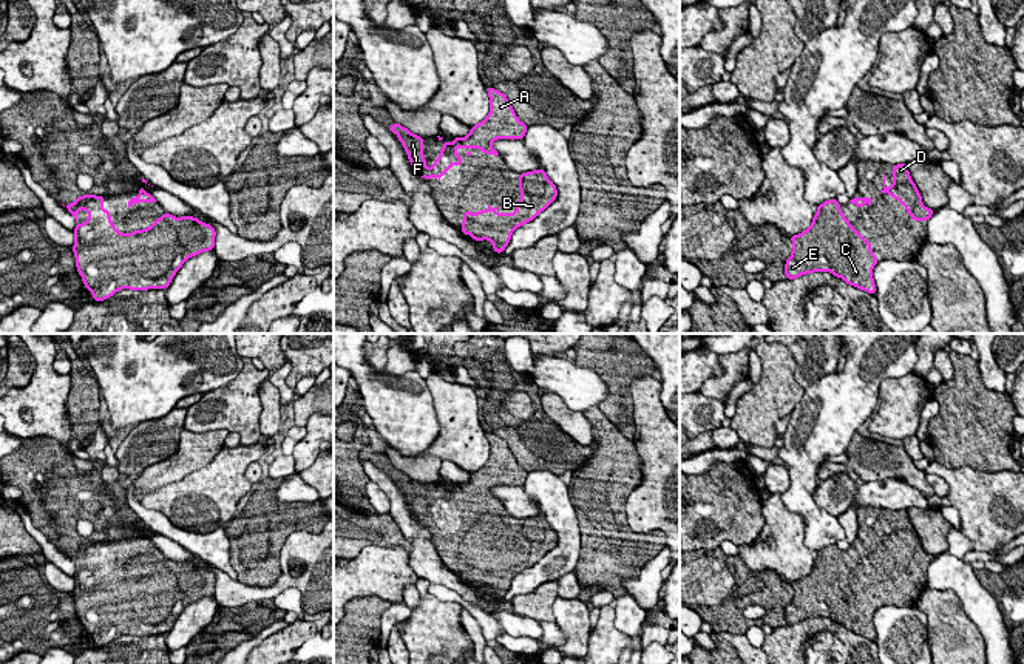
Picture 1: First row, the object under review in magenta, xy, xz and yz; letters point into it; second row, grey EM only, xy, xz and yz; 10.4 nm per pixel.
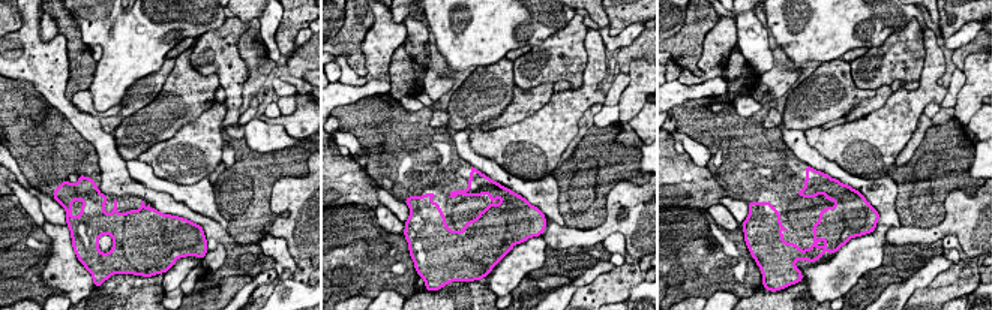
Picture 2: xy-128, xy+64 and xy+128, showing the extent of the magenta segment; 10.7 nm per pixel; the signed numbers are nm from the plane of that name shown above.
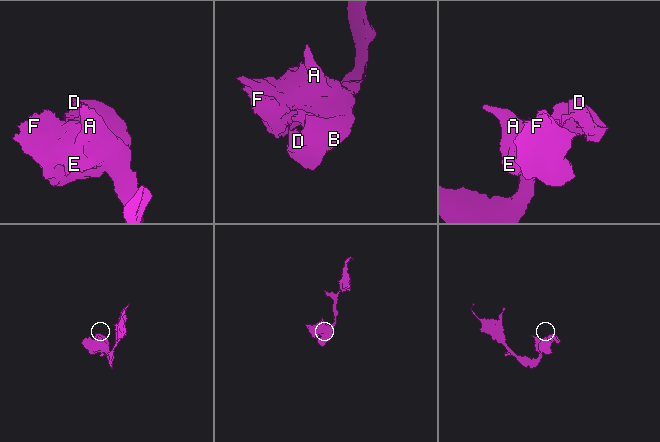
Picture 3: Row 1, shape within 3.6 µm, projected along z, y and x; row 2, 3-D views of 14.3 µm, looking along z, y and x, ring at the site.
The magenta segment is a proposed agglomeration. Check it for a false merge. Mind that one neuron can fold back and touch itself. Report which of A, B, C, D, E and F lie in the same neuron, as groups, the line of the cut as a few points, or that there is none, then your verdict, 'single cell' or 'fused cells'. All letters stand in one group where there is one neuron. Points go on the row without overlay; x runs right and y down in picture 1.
A B C D E F; no cut; single cell

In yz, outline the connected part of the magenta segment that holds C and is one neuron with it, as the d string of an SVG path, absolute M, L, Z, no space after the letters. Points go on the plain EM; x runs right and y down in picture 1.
M837 545L817 551L811 571L792 587L785 608L786 625L829 618L856 635L876 641L873 615L879 608L862 579L846 565Z

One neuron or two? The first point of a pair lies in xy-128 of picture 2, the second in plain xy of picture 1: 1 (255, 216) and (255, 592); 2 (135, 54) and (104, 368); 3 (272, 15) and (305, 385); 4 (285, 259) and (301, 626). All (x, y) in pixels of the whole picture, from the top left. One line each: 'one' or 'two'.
1: two
2: one
3: one
4: two

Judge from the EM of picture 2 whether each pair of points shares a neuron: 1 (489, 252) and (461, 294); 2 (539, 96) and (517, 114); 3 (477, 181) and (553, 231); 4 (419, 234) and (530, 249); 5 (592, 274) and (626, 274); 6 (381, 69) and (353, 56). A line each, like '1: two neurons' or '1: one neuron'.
1: two neurons
2: one neuron
3: two neurons
4: two neurons
5: two neurons
6: two neurons

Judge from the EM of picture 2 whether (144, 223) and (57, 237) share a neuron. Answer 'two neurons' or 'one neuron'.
two neurons

